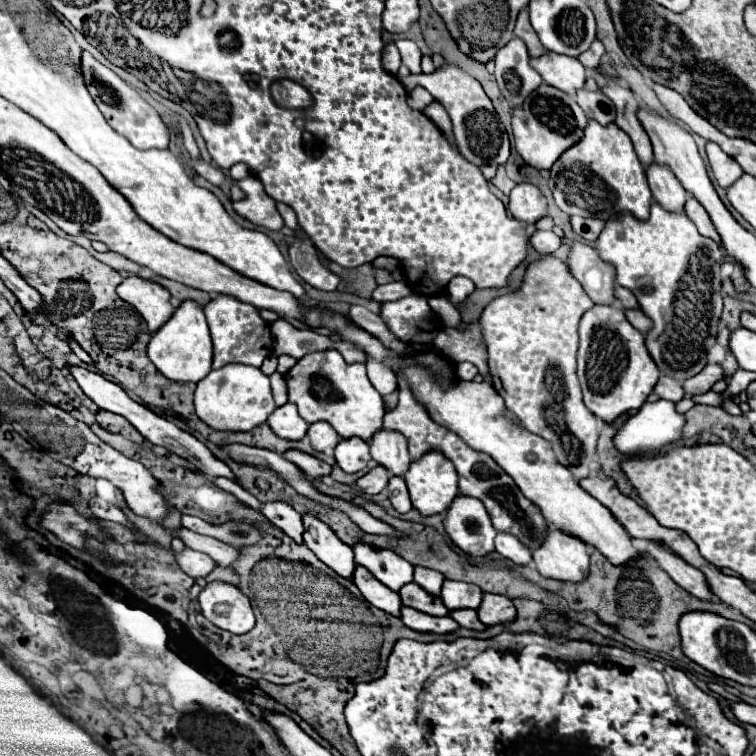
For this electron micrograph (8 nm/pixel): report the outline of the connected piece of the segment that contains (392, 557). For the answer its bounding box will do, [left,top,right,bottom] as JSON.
[353,543,413,591]

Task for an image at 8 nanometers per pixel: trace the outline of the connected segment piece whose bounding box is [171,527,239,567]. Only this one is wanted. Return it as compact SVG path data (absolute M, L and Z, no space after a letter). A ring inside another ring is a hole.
M185 527L177 529L177 531L171 531L171 537L177 537L185 543L185 547L189 549L195 549L195 551L203 551L207 553L215 563L219 563L221 567L229 567L237 557L239 557L239 551L219 539L213 539L213 537L205 537L205 535L199 535L199 533L193 533Z

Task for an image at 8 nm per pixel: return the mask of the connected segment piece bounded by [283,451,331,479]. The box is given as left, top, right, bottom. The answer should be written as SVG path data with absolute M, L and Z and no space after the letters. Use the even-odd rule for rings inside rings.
M287 451L283 455L287 461L291 461L293 465L297 465L307 477L315 479L315 477L325 477L331 473L329 465L323 463L321 459L313 457L313 455L307 455L307 453L301 453L301 451Z

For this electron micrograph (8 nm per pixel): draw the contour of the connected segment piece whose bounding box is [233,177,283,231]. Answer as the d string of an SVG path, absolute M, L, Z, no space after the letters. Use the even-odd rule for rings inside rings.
M245 177L237 181L237 185L247 193L245 199L233 201L233 209L243 219L251 221L253 225L279 231L283 227L283 219L275 209L275 201L263 191L263 185L257 177Z

